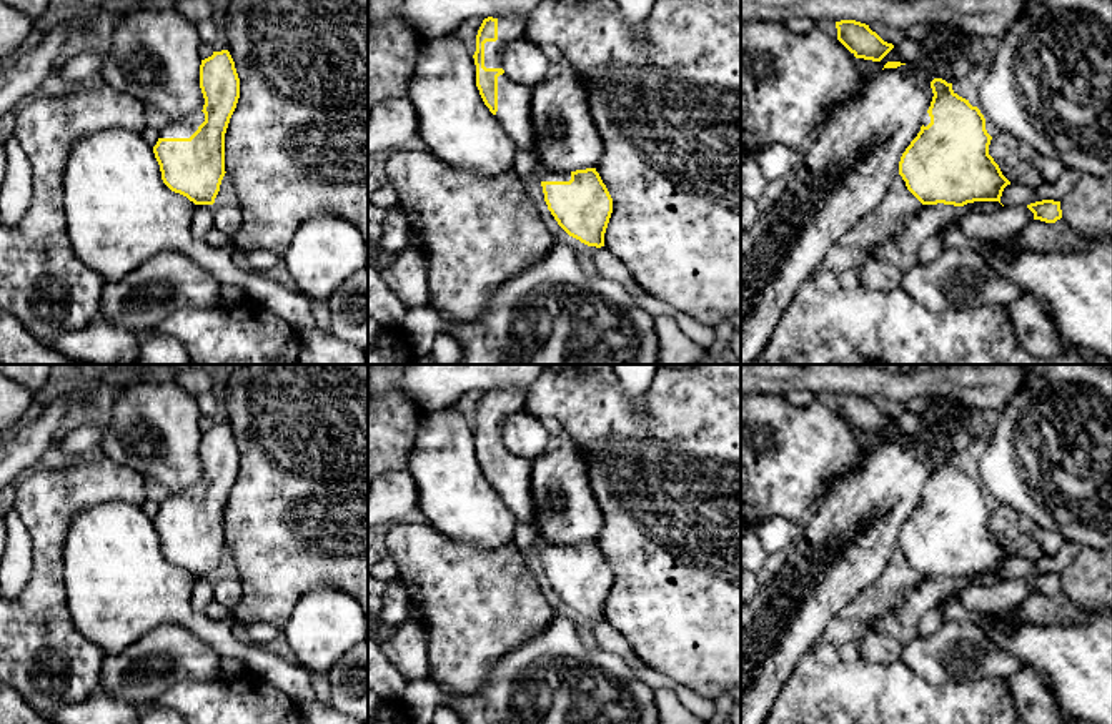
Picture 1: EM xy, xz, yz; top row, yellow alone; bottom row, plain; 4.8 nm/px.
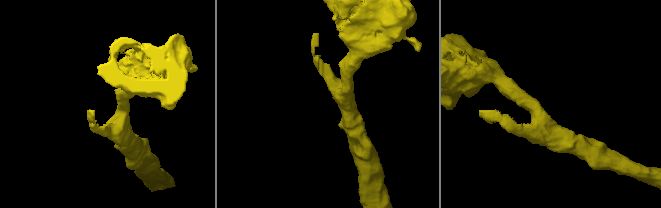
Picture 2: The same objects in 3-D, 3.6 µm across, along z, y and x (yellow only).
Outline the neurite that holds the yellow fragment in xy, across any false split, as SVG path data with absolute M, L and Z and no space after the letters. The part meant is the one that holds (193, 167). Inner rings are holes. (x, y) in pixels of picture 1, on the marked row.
M228 50L201 60L203 110L170 121L153 146L163 183L195 205L213 205L225 176L225 133L240 98L240 78Z

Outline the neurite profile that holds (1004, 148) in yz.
M997 131L990 140L989 155L1010 183L1034 190L1044 183L1040 171L1020 155L1020 141L1014 135Z

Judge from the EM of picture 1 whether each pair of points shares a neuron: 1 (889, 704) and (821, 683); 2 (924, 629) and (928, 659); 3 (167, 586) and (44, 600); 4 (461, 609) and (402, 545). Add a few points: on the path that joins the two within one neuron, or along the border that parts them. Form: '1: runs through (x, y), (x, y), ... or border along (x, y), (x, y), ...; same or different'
1: runs through (873, 699), (838, 699); same
2: border along (944, 623), (934, 633), (918, 636); different
3: border along (62, 558), (65, 603), (70, 619), (80, 633); different
4: runs through (450, 593), (418, 561); same

